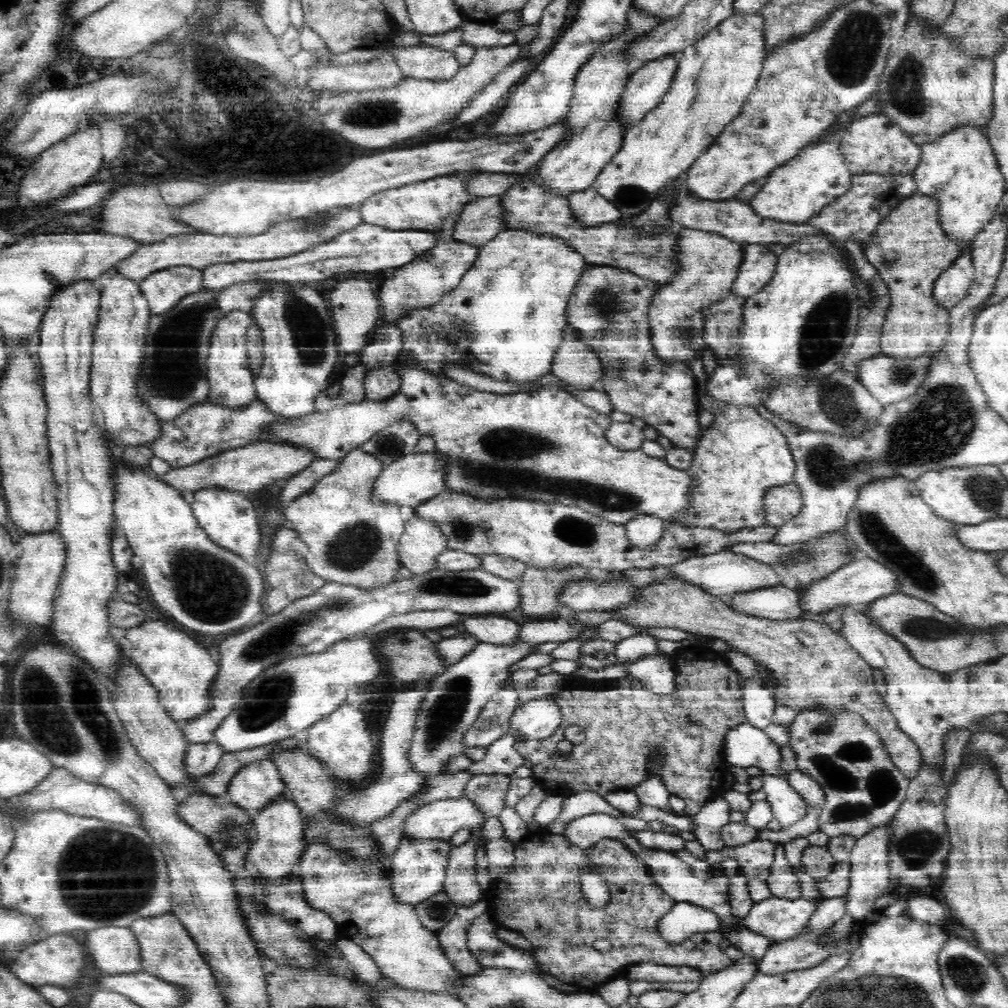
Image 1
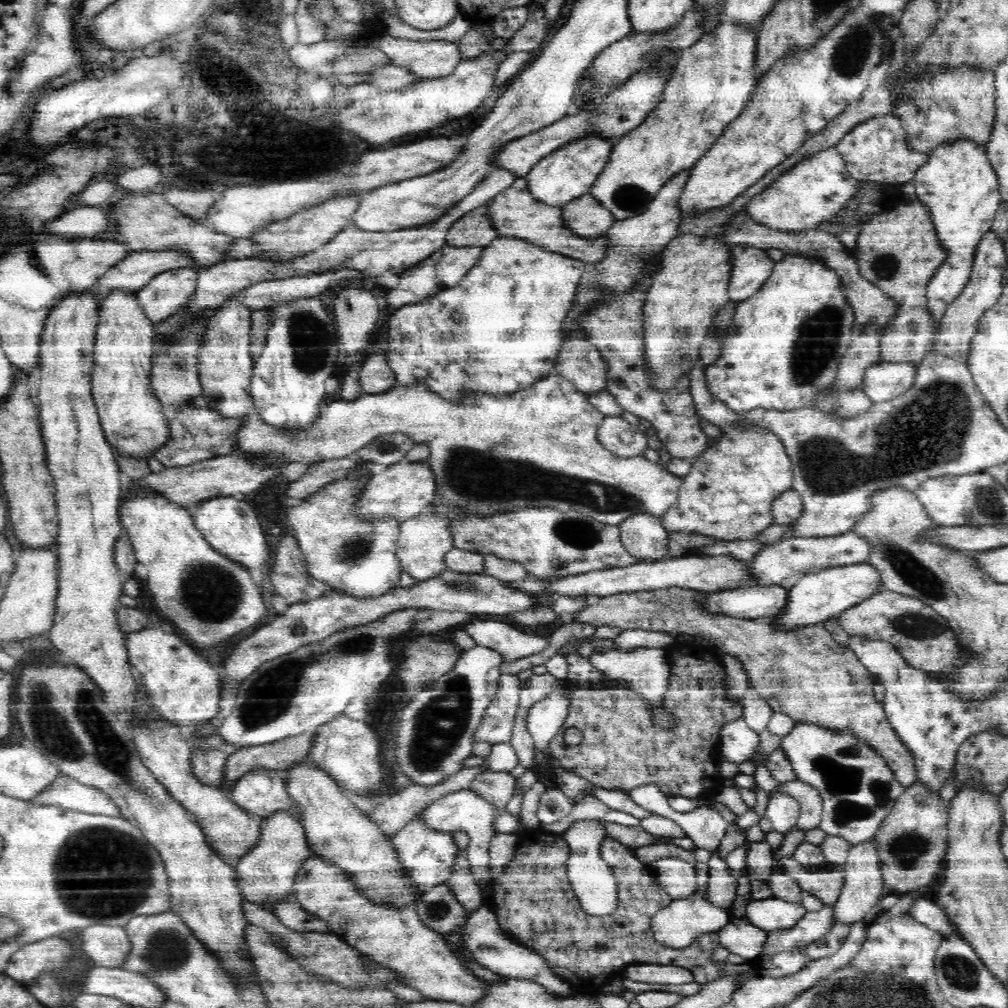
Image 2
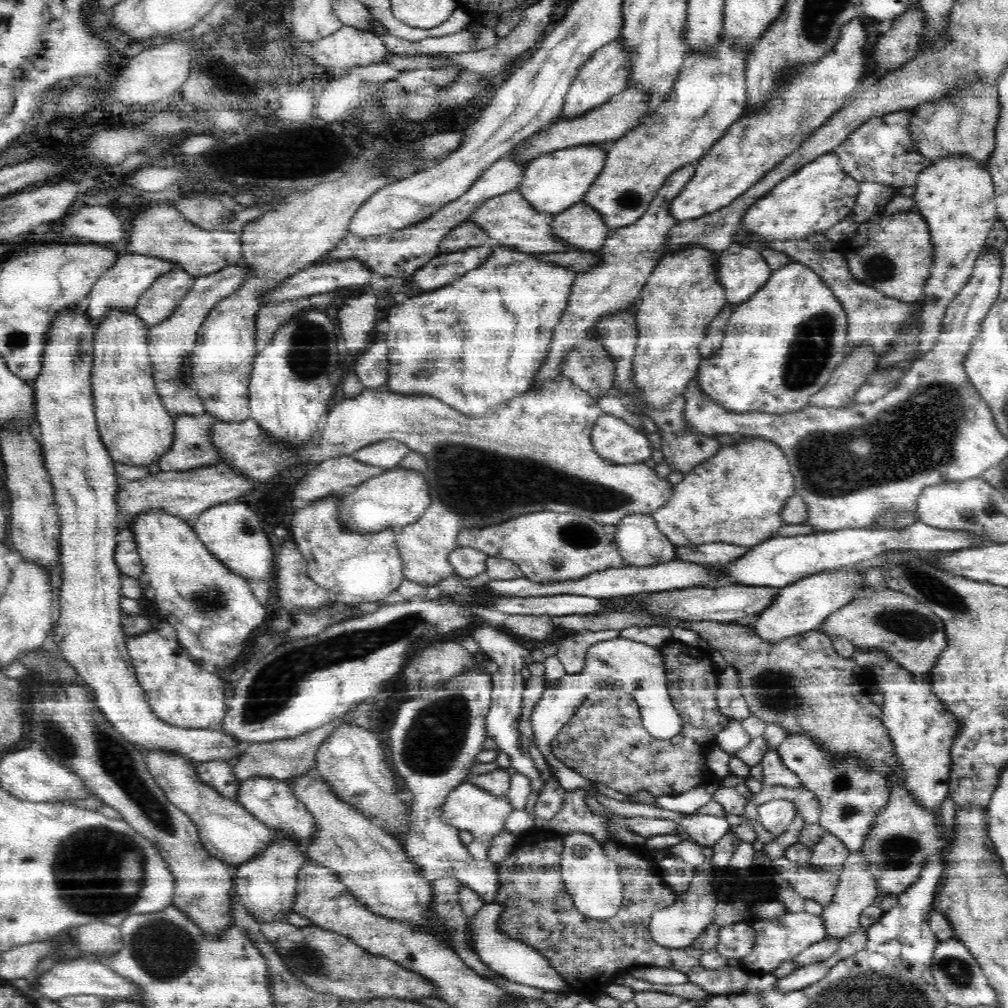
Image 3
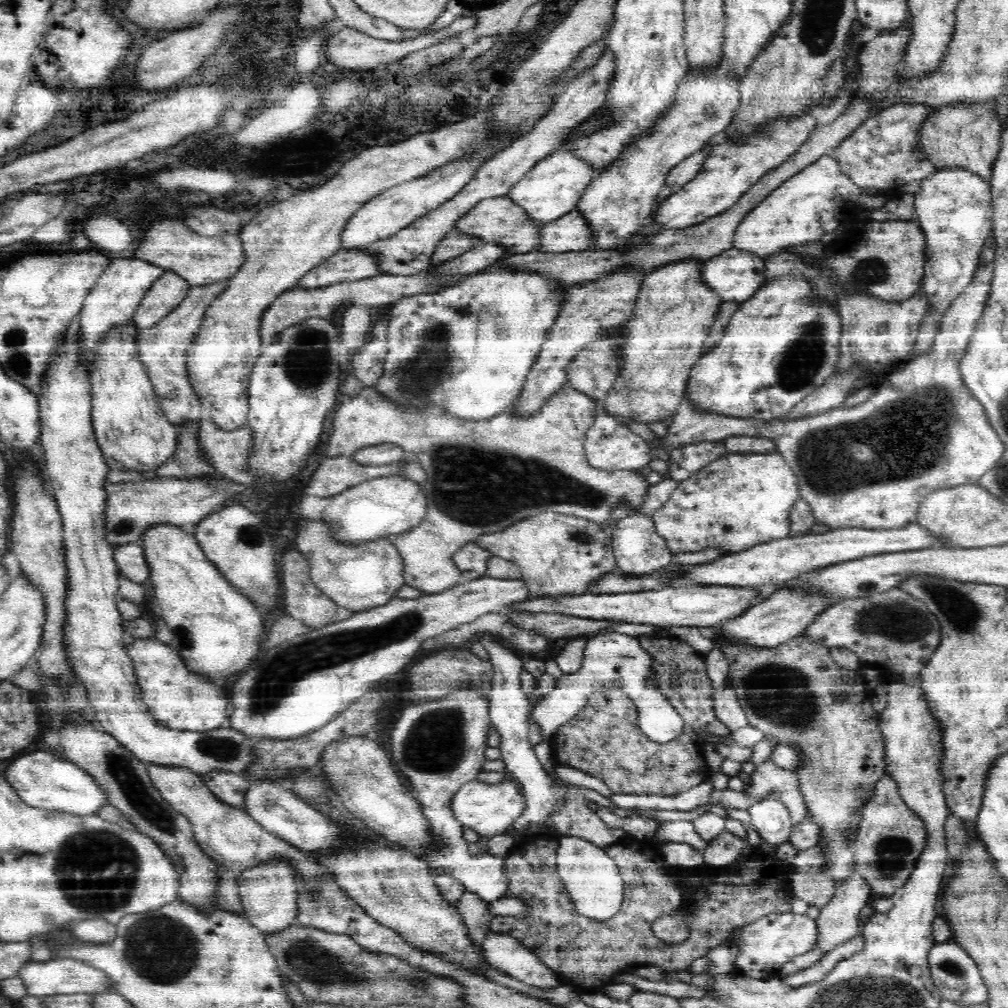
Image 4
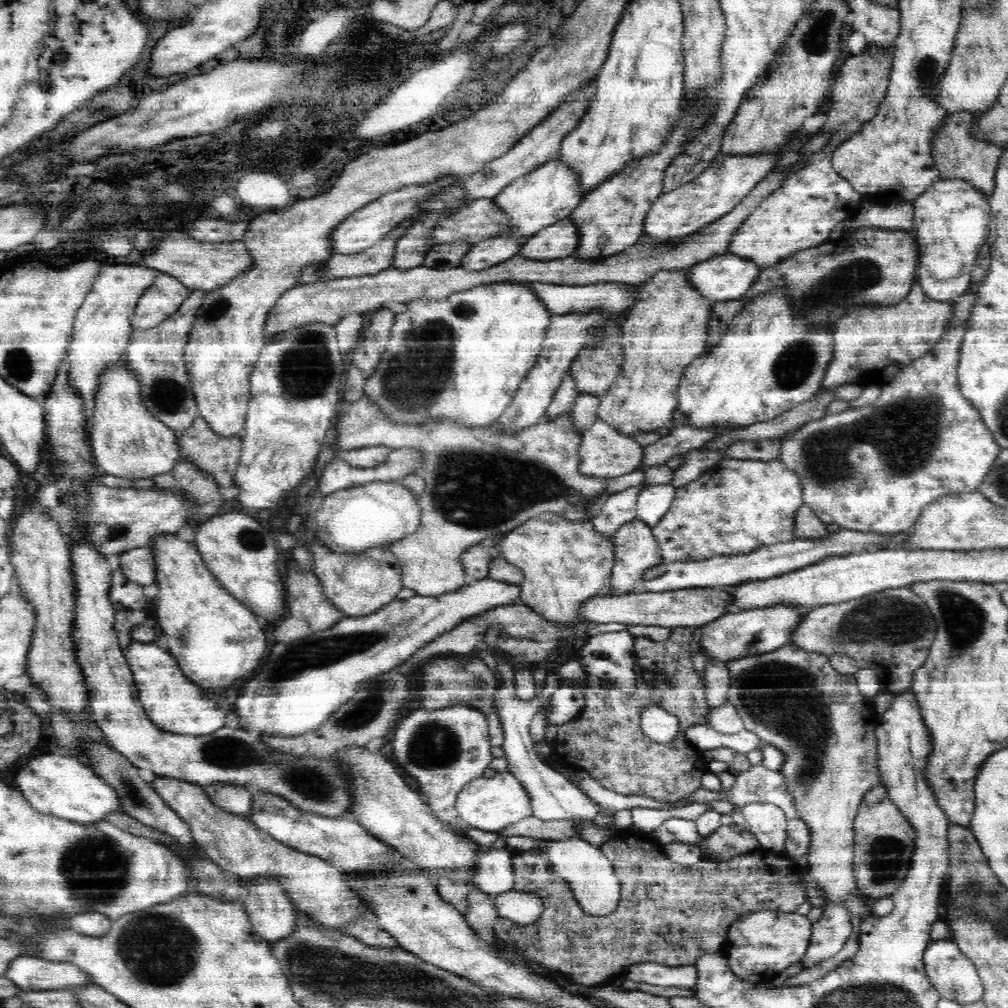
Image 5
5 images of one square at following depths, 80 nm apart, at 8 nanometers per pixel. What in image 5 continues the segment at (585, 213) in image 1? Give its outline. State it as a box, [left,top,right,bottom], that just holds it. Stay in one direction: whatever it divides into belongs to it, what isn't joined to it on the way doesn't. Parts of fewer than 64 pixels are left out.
[519,217,581,260]

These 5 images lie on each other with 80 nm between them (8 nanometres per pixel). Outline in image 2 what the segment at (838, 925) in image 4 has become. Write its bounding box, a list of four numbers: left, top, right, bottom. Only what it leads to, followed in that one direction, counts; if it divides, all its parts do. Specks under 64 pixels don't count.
[833,840,887,924]

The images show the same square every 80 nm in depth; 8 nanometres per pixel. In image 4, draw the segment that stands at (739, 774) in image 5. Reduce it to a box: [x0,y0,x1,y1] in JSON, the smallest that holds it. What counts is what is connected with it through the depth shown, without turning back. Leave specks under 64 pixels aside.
[744,760,807,825]

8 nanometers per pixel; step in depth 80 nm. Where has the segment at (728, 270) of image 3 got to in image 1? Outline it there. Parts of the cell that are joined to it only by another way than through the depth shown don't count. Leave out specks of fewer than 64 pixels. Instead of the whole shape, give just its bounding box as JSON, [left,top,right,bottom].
[731,244,777,297]

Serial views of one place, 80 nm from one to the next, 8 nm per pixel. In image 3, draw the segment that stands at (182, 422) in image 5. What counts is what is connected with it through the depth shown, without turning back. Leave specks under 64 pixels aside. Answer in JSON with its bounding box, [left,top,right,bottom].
[148,262,249,416]

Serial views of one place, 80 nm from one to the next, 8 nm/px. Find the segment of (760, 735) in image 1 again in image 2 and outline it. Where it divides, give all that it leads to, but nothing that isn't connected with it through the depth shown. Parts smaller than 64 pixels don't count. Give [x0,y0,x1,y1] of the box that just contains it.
[719,719,759,764]

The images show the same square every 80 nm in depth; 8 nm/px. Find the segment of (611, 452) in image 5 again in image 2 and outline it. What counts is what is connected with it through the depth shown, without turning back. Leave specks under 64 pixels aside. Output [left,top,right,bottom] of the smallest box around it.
[598,416,648,457]

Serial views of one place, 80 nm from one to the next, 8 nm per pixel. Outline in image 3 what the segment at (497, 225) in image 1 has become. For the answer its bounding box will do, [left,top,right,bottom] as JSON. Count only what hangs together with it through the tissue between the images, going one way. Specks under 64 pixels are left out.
[439,219,495,252]

